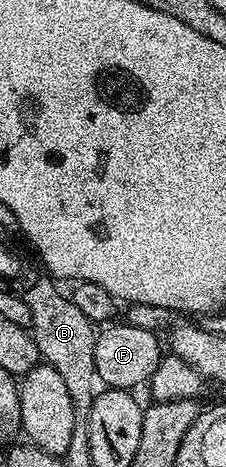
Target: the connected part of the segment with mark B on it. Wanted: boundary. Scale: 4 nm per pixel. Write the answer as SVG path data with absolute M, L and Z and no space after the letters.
M44 276L24 290L21 296L31 311L32 323L29 330L33 334L36 346L39 347L41 358L62 376L67 393L71 396L74 408L74 430L71 431L71 437L77 437L77 429L90 429L94 399L108 389L95 368L94 347L97 331L92 321L83 315L83 311L80 311L72 298L66 294L63 296L55 285L57 283L50 276Z

